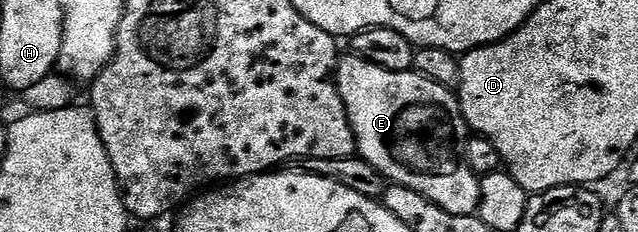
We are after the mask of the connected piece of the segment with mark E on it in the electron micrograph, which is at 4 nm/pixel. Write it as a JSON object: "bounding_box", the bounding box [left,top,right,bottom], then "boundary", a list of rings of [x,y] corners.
{"bounding_box":[335,56,481,216],"boundary":[[[348,56],[338,60],[335,80],[357,140],[359,156],[383,174],[386,182],[419,191],[419,195],[431,199],[431,203],[451,215],[474,216],[481,208],[481,182],[469,166],[468,147],[461,142],[471,137],[471,130],[461,116],[461,103],[454,90],[444,89],[416,71],[392,73],[362,57]]]}

